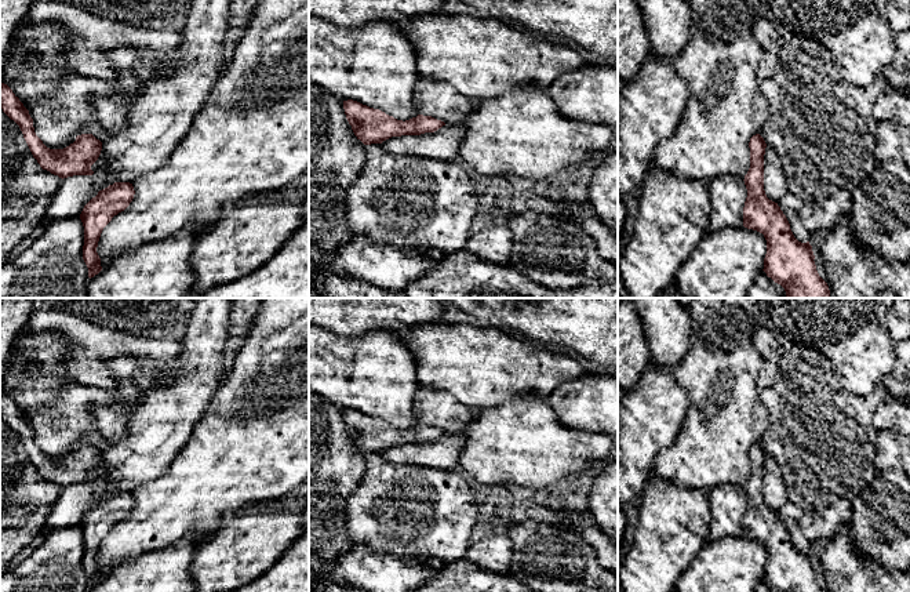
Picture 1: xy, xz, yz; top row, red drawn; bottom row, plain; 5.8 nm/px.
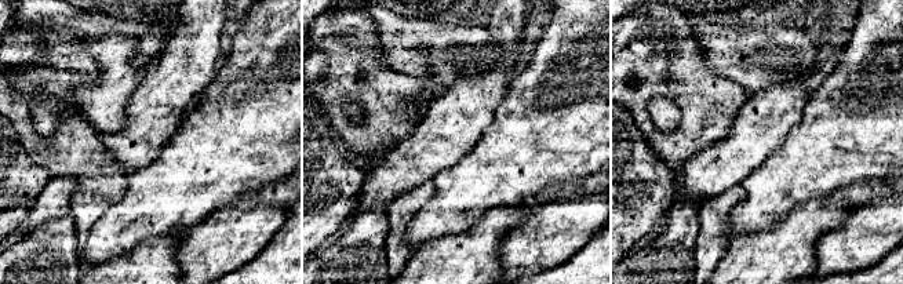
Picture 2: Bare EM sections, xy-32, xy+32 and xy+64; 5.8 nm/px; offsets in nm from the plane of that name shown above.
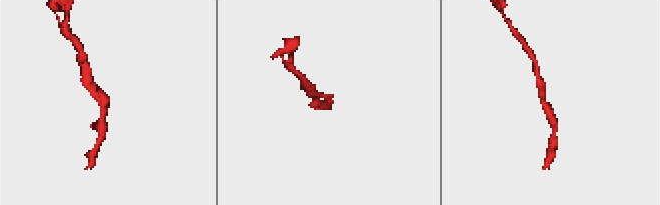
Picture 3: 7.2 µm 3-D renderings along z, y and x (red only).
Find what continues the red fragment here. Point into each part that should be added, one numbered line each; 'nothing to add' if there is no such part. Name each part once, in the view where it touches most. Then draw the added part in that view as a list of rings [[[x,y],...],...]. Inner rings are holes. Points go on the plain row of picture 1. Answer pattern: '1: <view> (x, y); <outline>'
nothing to add

